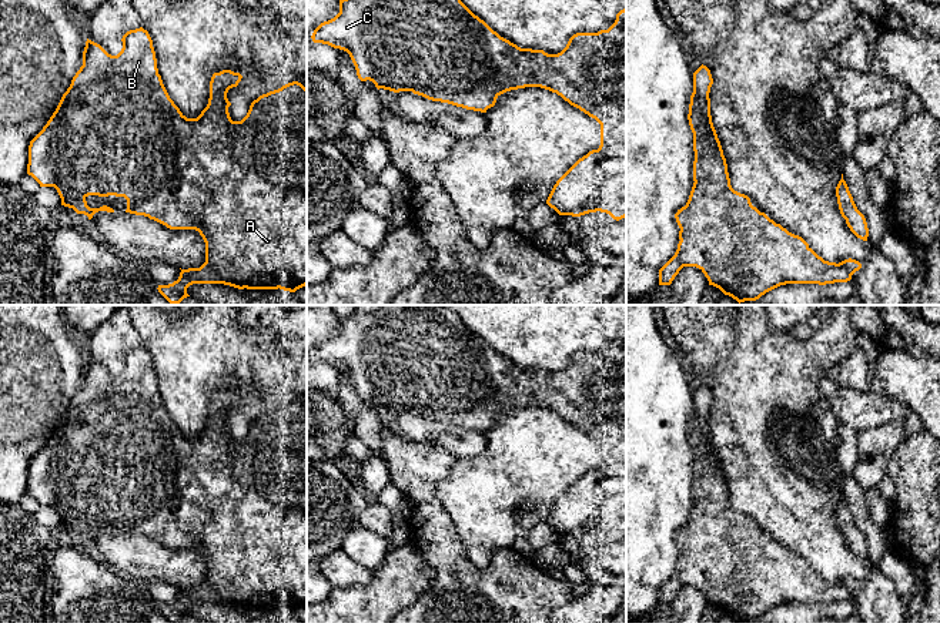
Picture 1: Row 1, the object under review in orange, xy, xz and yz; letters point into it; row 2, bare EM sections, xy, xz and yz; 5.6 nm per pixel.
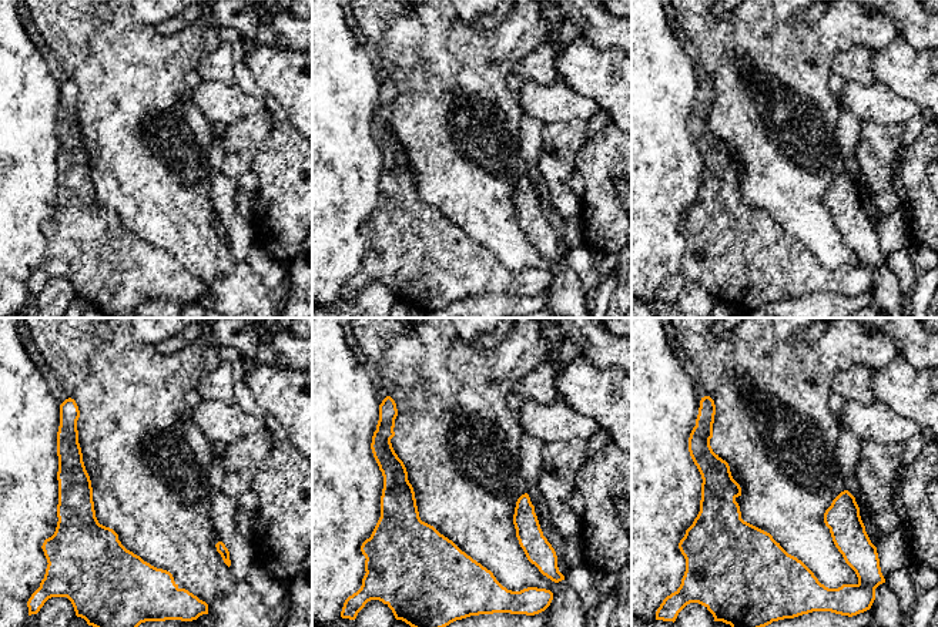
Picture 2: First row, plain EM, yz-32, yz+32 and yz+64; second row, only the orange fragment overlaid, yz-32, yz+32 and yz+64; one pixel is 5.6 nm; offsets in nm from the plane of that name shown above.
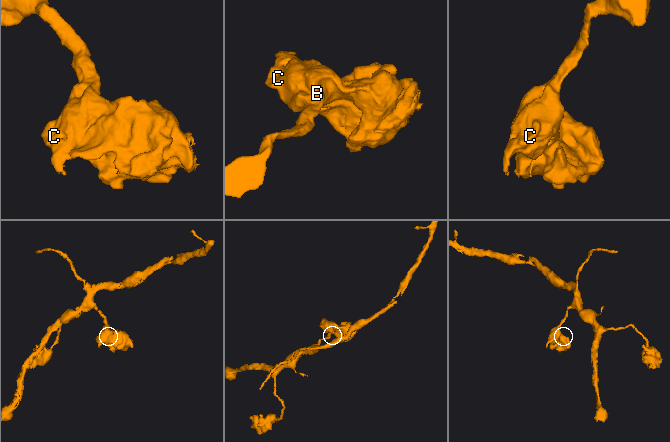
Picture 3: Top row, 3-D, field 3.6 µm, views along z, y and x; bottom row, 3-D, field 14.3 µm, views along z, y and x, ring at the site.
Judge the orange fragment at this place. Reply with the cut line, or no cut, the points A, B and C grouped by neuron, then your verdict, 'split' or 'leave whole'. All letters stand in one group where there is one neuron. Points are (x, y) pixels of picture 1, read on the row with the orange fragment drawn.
no cut | A B C | leave whole

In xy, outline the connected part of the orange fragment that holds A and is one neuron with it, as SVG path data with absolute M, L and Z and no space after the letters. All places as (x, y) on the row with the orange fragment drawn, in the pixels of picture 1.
M143 27L127 31L123 38L123 48L117 56L108 54L100 44L87 38L83 51L83 66L71 80L70 87L63 94L56 111L43 130L30 141L27 174L40 187L54 187L61 198L61 205L73 208L77 214L84 214L88 220L98 211L114 212L103 205L90 208L86 198L124 197L127 200L126 212L144 215L170 230L195 230L205 242L205 262L200 268L181 269L177 281L168 285L158 285L158 292L171 304L180 304L190 297L187 288L193 284L224 284L238 289L284 289L295 292L307 285L307 88L292 81L278 90L260 96L250 105L247 115L241 121L233 121L228 113L231 103L227 98L230 88L237 87L242 76L231 70L214 73L210 81L210 98L207 107L197 118L187 118L170 98L157 68L153 40Z

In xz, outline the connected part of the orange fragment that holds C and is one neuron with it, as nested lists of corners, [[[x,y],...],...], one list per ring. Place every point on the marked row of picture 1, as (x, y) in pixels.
[[[339,0],[339,13],[321,23],[311,36],[314,43],[328,44],[334,48],[344,50],[349,54],[357,76],[361,81],[372,81],[375,87],[389,90],[394,93],[412,91],[432,101],[448,103],[466,110],[486,113],[494,107],[496,98],[511,90],[525,87],[541,87],[556,93],[571,105],[579,108],[589,117],[595,118],[601,124],[601,145],[598,150],[589,151],[579,158],[553,185],[546,204],[553,208],[559,215],[581,217],[589,212],[606,212],[613,220],[619,221],[626,217],[626,9],[616,14],[615,23],[608,30],[598,33],[576,33],[573,34],[566,47],[558,54],[548,54],[543,50],[521,48],[509,40],[501,37],[494,31],[484,20],[475,16],[461,0]]]

